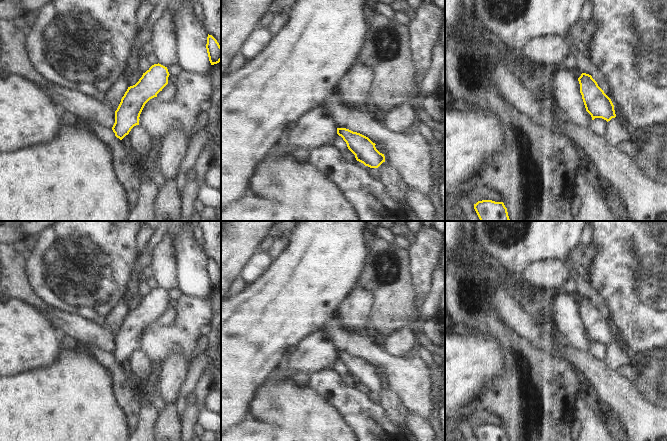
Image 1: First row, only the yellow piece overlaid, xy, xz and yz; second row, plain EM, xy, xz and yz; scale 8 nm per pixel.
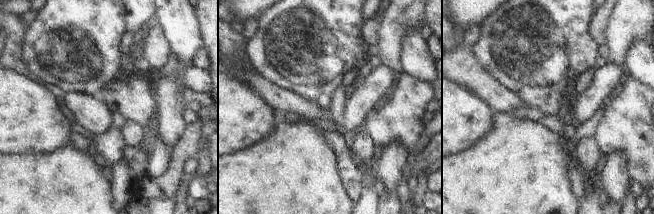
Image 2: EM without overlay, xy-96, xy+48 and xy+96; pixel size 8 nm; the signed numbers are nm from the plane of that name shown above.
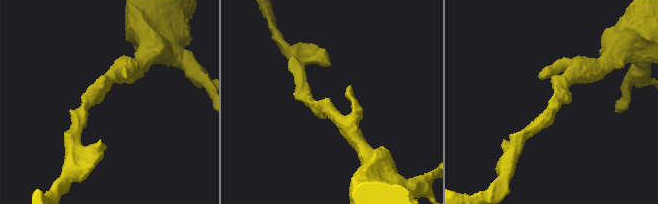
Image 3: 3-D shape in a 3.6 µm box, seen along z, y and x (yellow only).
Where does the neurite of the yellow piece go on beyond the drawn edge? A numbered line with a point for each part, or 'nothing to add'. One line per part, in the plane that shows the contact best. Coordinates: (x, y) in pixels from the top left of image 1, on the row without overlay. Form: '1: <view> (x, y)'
nothing to add

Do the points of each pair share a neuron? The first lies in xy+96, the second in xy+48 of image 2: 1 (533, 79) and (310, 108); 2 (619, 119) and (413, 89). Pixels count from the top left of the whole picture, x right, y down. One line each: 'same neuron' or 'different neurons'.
1: different neurons
2: same neuron

